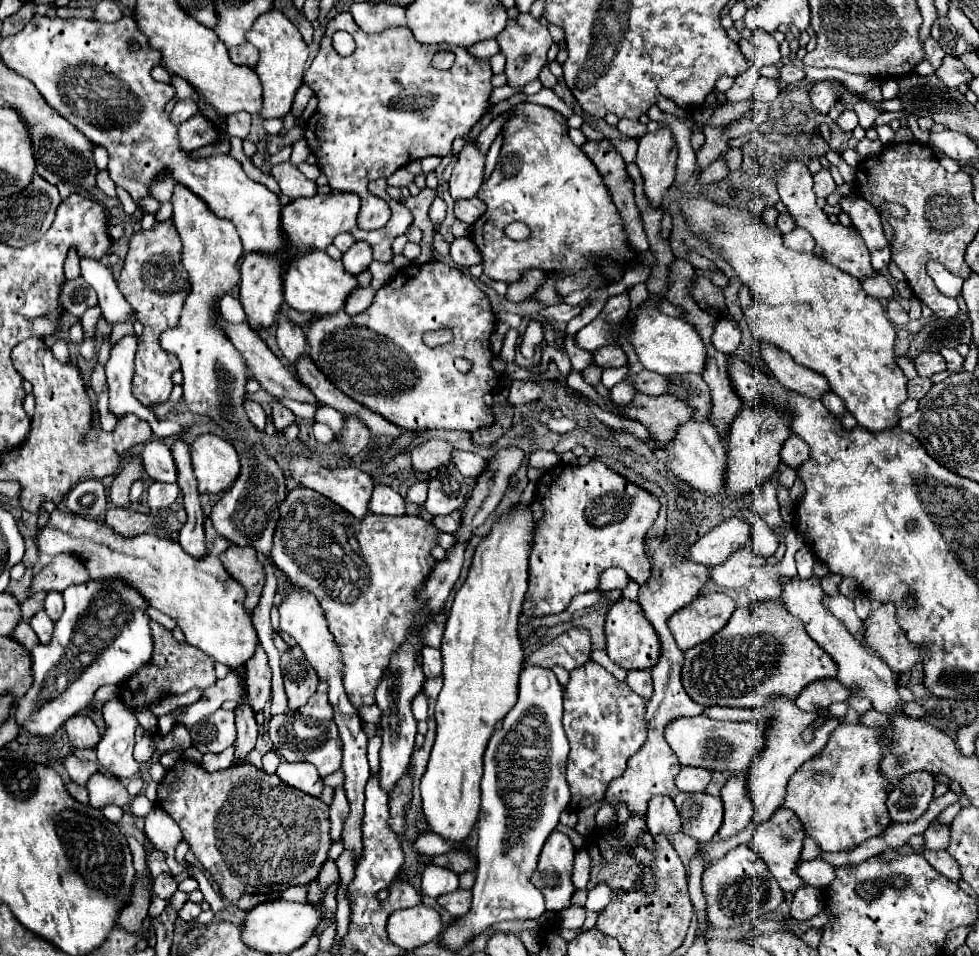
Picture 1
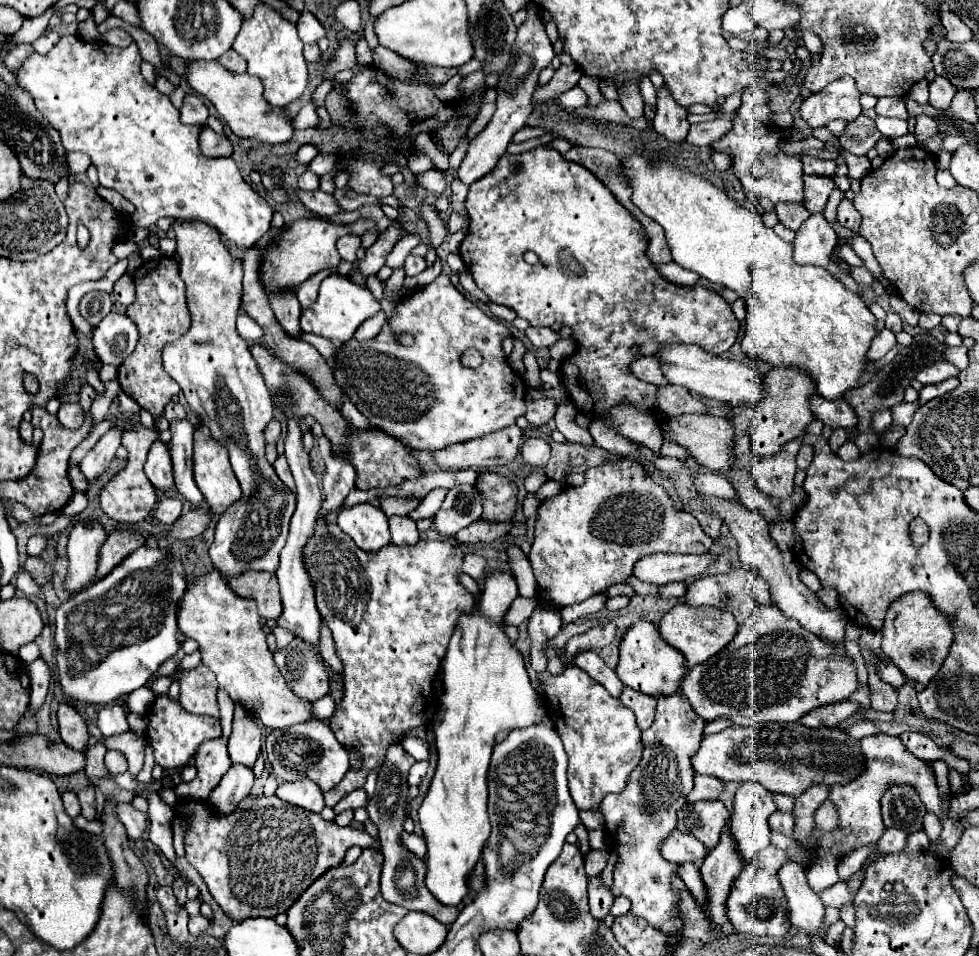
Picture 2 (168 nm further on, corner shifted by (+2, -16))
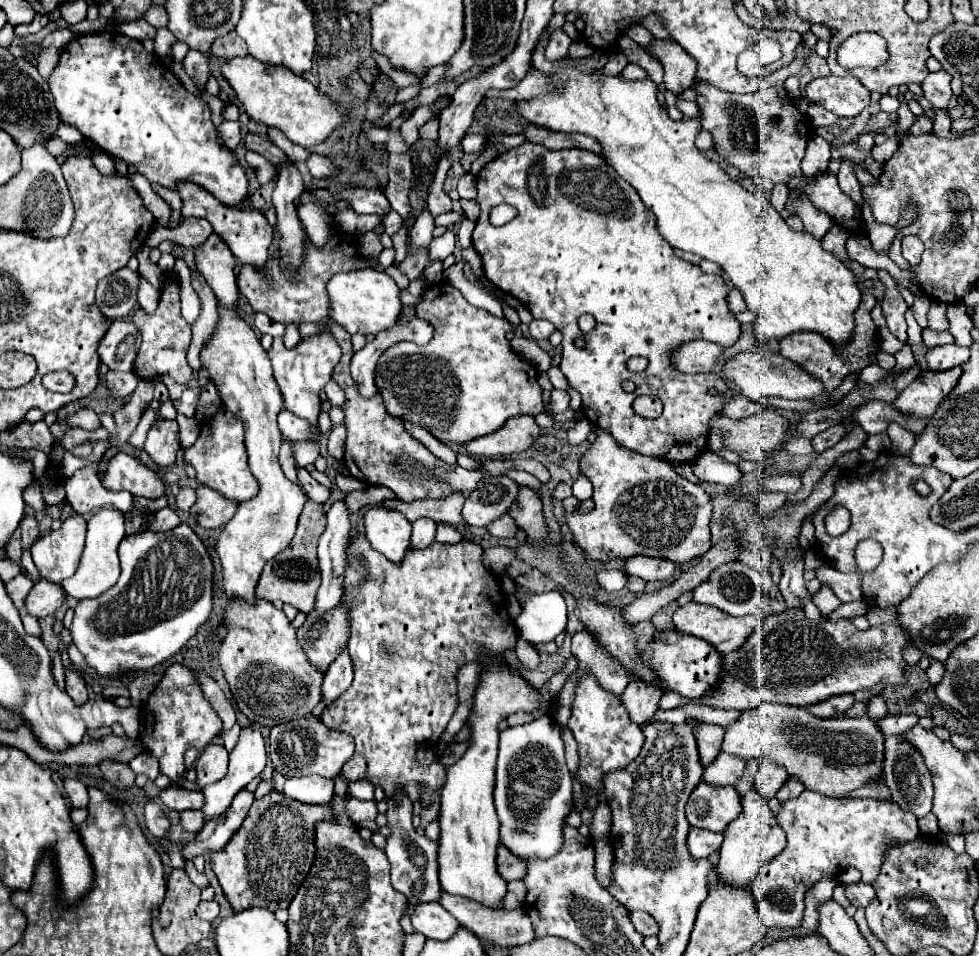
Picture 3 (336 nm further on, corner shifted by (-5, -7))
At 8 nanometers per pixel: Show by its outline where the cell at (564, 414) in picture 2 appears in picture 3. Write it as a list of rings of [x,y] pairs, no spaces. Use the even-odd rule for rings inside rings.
[[[595,429],[597,437],[591,443],[591,449],[580,460],[580,470],[593,470],[593,509],[591,511],[579,511],[577,497],[563,499],[563,513],[569,525],[569,531],[573,533],[573,543],[583,549],[583,555],[589,561],[611,561],[619,557],[635,557],[635,555],[647,555],[647,557],[663,557],[671,559],[677,565],[683,565],[691,559],[699,559],[705,551],[711,547],[711,535],[709,535],[709,517],[711,517],[711,497],[695,483],[681,479],[671,463],[667,459],[659,457],[647,457],[639,455],[637,451],[631,451],[615,439],[611,439],[609,431]]]

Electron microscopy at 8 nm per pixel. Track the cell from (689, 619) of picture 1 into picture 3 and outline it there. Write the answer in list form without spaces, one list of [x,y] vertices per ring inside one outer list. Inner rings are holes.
[[[687,603],[673,615],[675,629],[687,635],[695,635],[715,647],[719,653],[735,651],[743,645],[749,633],[759,625],[753,615],[731,617],[721,609],[701,603]]]

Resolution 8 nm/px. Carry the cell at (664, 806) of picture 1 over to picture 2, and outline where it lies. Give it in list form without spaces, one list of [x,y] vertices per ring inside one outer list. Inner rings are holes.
[[[672,832],[672,836],[668,836],[668,840],[664,840],[662,846],[662,856],[670,862],[676,864],[684,864],[684,862],[694,862],[700,864],[708,854],[708,848],[696,840],[690,834],[682,834],[682,832]]]

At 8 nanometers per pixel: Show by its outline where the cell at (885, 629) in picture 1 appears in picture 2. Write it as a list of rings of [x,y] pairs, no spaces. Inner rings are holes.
[[[920,590],[908,592],[892,604],[884,620],[882,634],[882,652],[904,672],[904,676],[908,676],[908,680],[920,684],[928,684],[936,676],[954,640],[950,618],[944,616],[930,596]]]

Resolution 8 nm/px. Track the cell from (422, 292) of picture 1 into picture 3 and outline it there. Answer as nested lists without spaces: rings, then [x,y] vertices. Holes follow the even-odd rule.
[[[447,281],[429,285],[429,289],[423,293],[423,299],[415,305],[415,315],[435,327],[433,339],[423,347],[407,341],[395,343],[383,351],[375,367],[377,393],[383,397],[389,415],[427,429],[445,445],[463,445],[475,437],[497,431],[509,417],[537,415],[543,411],[537,369],[519,357],[509,345],[505,335],[507,331],[513,331],[513,325],[507,319],[499,319],[485,309],[469,305],[459,289]]]

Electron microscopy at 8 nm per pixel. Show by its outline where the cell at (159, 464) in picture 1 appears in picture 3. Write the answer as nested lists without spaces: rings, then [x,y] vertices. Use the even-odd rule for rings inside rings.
[[[163,421],[155,423],[155,427],[149,429],[145,451],[151,455],[151,459],[159,467],[171,467],[177,461],[179,451],[179,427],[177,421]]]

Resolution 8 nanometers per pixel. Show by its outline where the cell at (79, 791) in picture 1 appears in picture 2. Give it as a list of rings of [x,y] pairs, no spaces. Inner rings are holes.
[[[64,792],[62,794],[62,800],[64,800],[64,808],[68,812],[70,818],[76,818],[80,814],[80,802],[78,802],[78,796],[74,792]]]

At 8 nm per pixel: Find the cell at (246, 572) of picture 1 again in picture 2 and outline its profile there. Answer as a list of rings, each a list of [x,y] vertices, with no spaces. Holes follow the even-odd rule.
[[[246,572],[240,578],[228,580],[228,586],[242,598],[252,598],[258,602],[258,612],[262,618],[278,620],[282,614],[282,600],[278,592],[278,580],[274,572]]]

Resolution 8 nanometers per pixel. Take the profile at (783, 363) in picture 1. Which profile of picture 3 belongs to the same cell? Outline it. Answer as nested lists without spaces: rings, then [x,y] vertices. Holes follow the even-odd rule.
[[[875,401],[875,403],[863,403],[863,407],[855,409],[851,413],[851,419],[863,427],[865,433],[869,435],[875,435],[875,433],[881,433],[887,429],[887,423],[889,421],[897,421],[899,425],[907,425],[915,435],[921,433],[927,425],[927,419],[923,421],[909,421],[905,419],[901,413],[897,413],[889,403],[885,403],[885,409],[883,409],[883,401]]]

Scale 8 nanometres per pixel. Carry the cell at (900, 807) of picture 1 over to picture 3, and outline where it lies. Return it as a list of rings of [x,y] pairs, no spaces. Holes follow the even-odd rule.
[[[899,735],[885,737],[885,761],[883,761],[883,779],[891,791],[891,801],[899,803],[903,811],[911,811],[915,817],[925,817],[933,807],[933,783],[931,773],[927,771],[923,757],[907,743],[899,741]]]

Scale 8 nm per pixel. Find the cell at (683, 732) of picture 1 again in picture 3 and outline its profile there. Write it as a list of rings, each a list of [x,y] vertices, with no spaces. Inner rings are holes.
[[[763,703],[751,711],[743,711],[735,723],[725,727],[721,751],[751,759],[771,759],[779,763],[791,779],[801,781],[805,789],[831,797],[861,787],[869,777],[883,769],[883,733],[869,717],[835,717],[819,719],[807,709]]]

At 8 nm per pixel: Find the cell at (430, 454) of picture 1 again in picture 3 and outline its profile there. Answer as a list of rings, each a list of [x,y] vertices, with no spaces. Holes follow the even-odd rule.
[[[519,415],[511,417],[499,431],[493,431],[491,435],[471,439],[469,443],[465,443],[465,451],[477,457],[481,455],[501,457],[501,455],[521,453],[533,445],[539,433],[541,429],[531,415]]]

